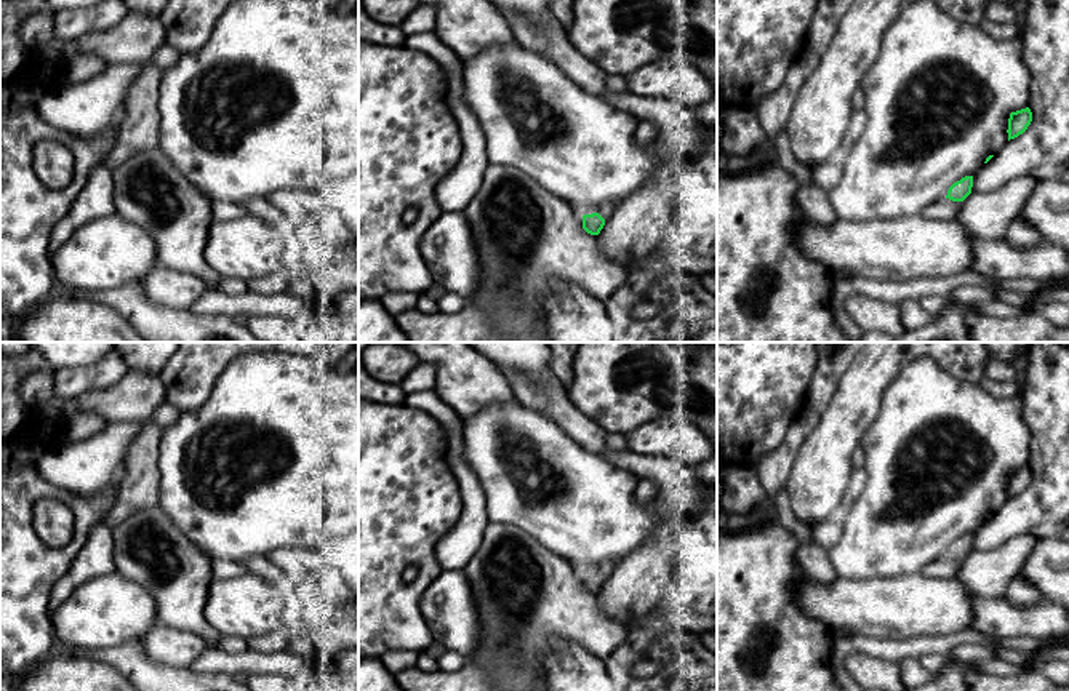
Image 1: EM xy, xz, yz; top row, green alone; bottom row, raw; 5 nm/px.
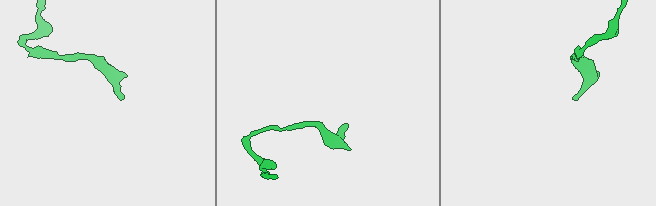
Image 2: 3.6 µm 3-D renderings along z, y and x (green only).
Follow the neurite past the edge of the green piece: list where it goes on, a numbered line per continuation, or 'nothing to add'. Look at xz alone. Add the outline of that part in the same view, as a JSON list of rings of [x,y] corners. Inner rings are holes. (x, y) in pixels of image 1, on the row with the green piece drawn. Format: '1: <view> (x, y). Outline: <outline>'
1: xz (607, 210). Outline: [[[603,203],[603,205],[600,206],[600,210],[599,210],[599,214],[600,214],[603,219],[607,219],[607,218],[610,218],[610,216],[615,213],[616,208],[618,208],[616,203]]]

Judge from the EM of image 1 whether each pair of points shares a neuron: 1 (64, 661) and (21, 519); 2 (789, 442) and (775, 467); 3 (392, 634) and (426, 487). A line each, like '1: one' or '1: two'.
1: two
2: one
3: one

